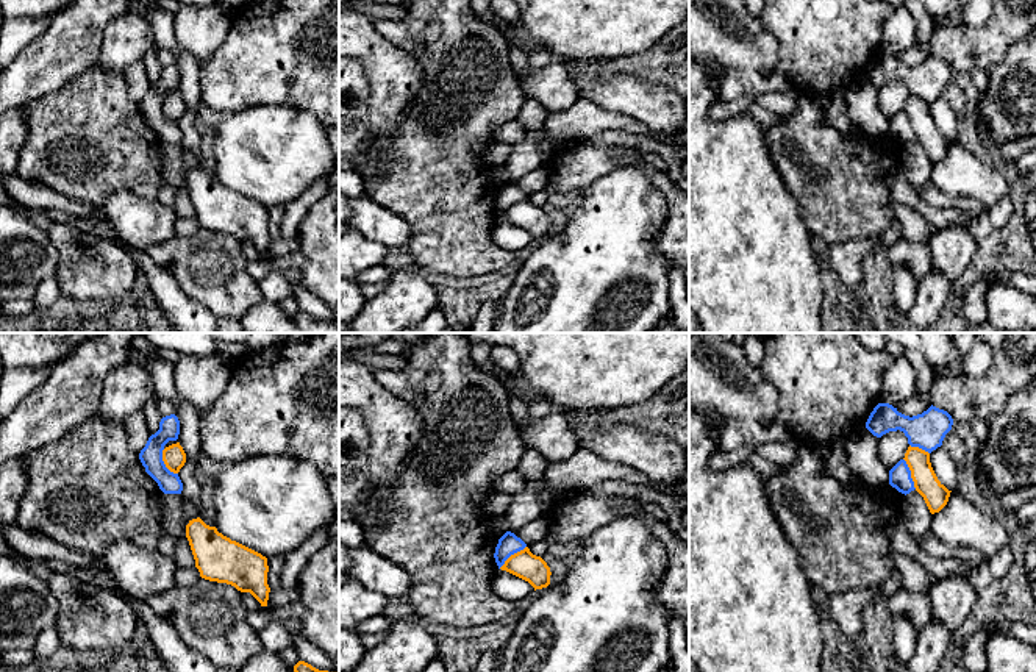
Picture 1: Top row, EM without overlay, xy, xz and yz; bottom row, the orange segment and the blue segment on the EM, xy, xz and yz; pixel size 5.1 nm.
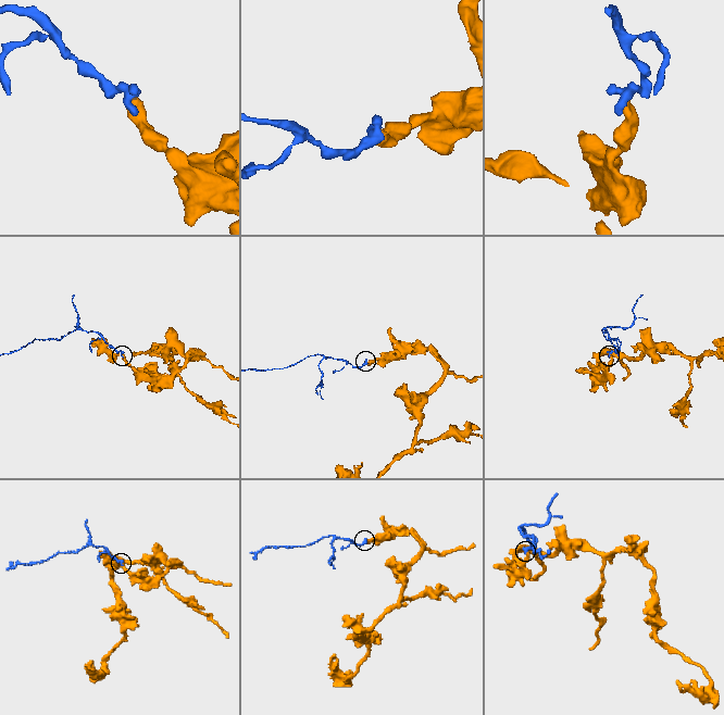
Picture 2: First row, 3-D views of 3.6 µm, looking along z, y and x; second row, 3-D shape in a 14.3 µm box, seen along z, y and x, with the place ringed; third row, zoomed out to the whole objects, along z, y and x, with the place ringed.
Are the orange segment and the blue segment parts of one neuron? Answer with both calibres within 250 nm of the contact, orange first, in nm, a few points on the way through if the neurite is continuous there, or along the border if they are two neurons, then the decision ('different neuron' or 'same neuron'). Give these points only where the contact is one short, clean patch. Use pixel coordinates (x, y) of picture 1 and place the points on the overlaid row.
120 nm thick on the orange side, 120 nm on the other; border along xy (163, 449), (163, 463), (177, 474); different neuron

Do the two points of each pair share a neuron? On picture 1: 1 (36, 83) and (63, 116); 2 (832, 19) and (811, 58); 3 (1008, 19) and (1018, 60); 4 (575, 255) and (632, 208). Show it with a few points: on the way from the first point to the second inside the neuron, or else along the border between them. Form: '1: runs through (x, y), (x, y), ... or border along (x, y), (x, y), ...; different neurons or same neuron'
1: border along (78, 75), (27, 105); different neurons
2: runs through (827, 28), (827, 39), (819, 49); same neuron
3: border along (1019, 39), (991, 71); different neurons
4: runs through (589, 244), (596, 244), (618, 222); same neuron

